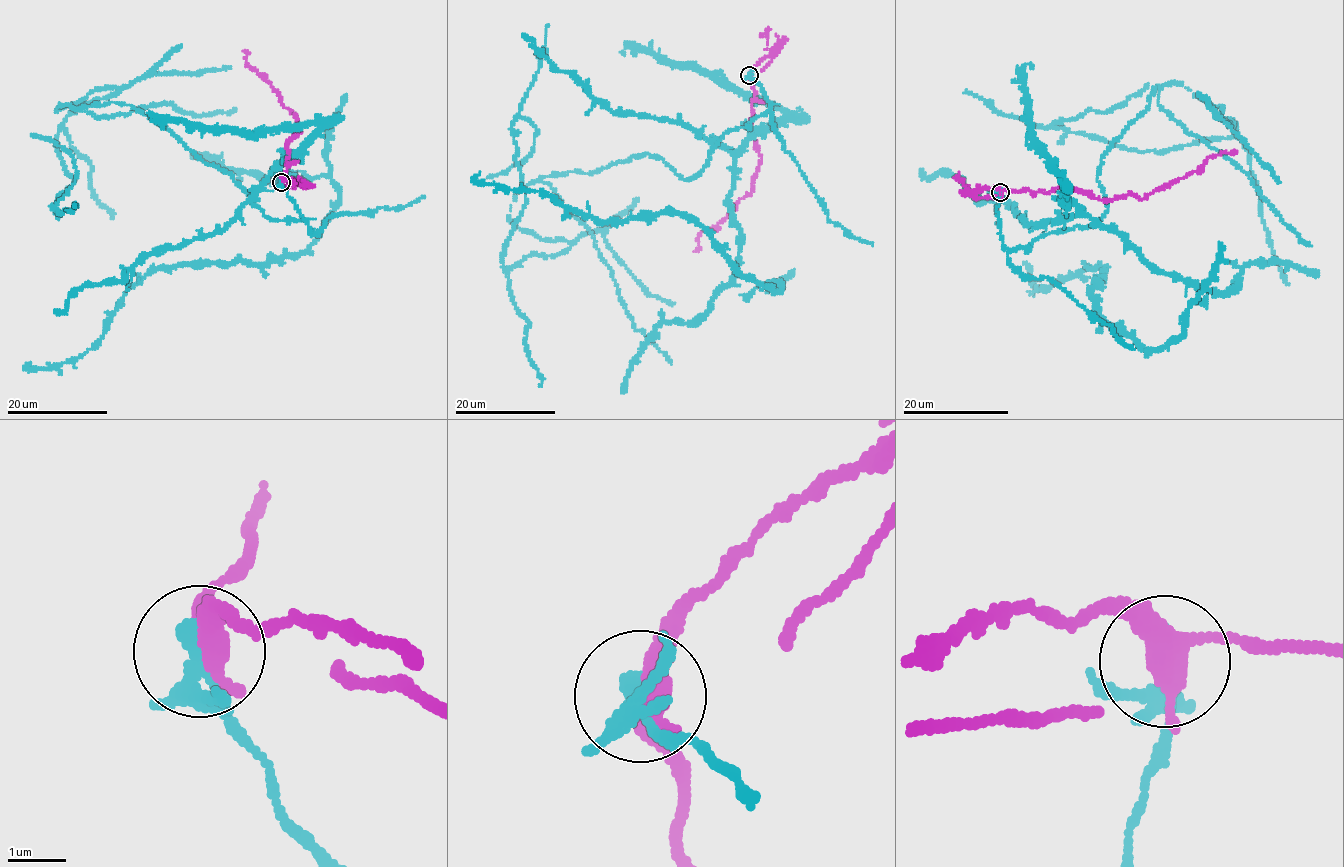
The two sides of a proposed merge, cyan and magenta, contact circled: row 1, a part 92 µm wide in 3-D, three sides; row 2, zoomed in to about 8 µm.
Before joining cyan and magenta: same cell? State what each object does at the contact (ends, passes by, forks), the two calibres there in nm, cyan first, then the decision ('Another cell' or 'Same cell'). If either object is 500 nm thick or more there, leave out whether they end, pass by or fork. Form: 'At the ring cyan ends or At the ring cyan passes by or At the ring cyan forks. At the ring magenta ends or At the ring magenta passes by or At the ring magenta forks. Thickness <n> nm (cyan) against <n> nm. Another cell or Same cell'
At the ring cyan forks. At the ring magenta passes by. Thickness 220 nm (cyan) against 440 nm. Another cell

